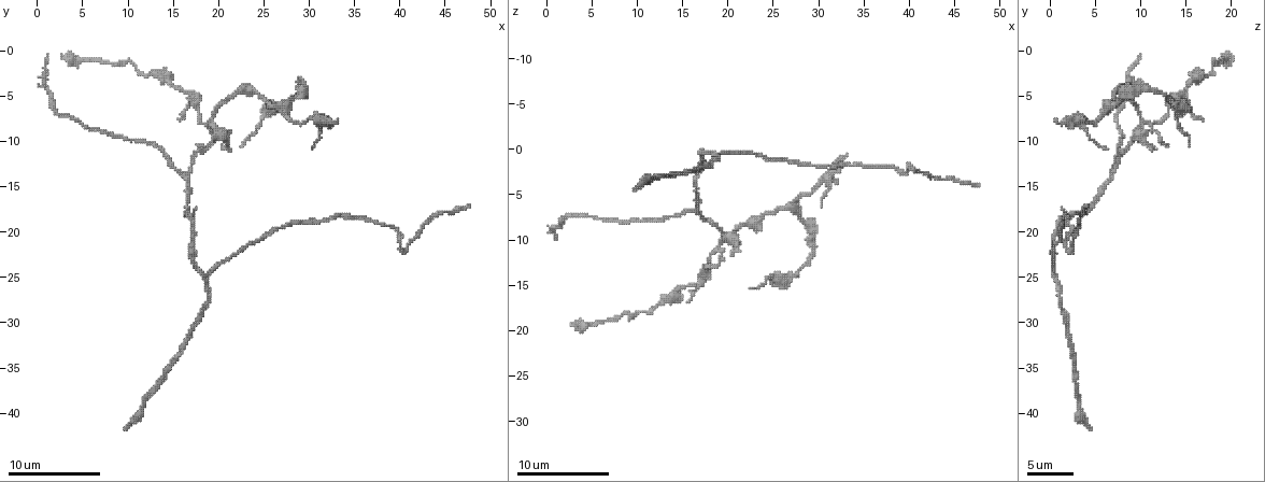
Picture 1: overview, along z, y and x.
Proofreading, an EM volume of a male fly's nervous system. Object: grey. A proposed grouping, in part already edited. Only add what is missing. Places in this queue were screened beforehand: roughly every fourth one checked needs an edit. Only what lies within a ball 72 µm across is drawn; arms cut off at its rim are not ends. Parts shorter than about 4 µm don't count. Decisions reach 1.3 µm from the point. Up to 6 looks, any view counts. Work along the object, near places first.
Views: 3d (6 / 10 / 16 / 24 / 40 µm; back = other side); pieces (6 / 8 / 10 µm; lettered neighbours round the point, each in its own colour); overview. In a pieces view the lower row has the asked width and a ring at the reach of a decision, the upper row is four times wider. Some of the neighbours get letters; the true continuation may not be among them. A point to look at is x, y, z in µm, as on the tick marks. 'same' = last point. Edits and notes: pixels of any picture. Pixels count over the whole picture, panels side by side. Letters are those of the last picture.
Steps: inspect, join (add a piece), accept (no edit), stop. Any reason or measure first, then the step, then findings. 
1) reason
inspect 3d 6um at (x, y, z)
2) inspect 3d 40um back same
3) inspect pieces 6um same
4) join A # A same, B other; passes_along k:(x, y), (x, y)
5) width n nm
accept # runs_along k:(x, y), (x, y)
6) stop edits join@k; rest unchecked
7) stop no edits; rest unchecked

inspect pieces 6um at (47.4, 17.4, 3.8)

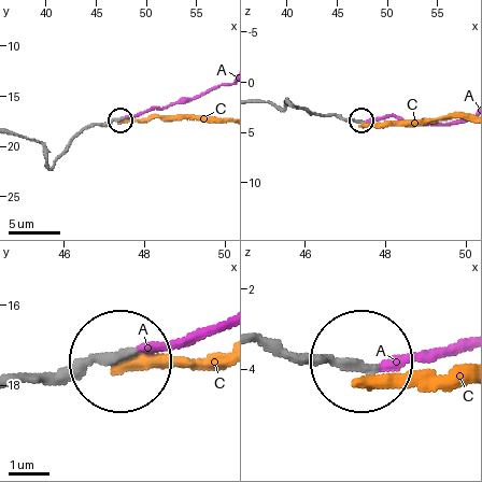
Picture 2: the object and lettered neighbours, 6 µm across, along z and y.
join A # A same, C other; it goes on there

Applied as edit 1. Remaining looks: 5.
branch stops here
inspect 3d 6um at (33.2, 7.6, 0.6)

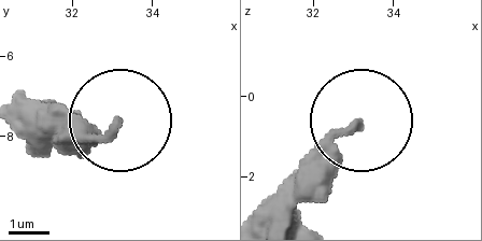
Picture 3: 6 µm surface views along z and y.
inspect pieces 8um at (33.10, 7.70, 0.75)

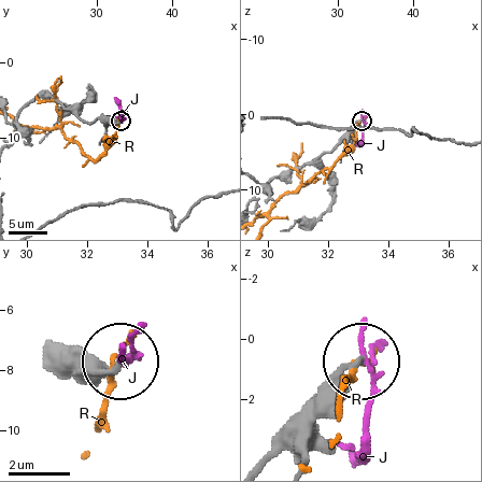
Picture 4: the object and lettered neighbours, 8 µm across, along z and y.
accept # J other, R other; runs_along 4:(68, 365), (119, 367); none of them fits

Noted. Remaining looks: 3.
free end
inspect 3d 10um at (17.6, 10.4, 13.2)

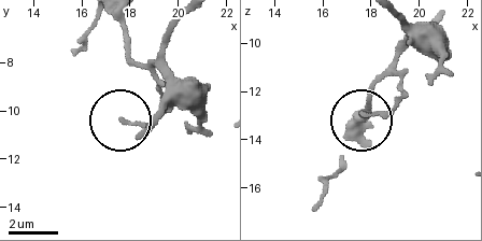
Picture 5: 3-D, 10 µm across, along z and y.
inspect pieces 10um at (17.7, 10.4, 13.0)

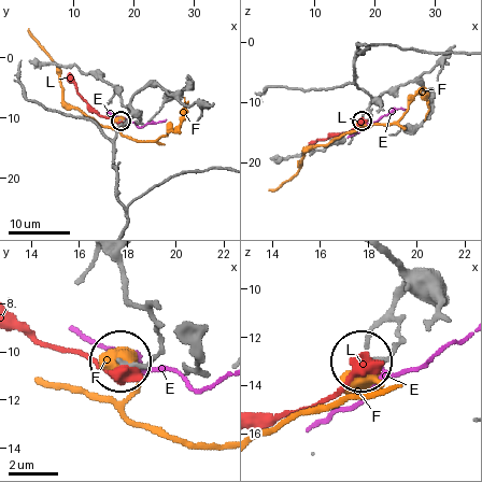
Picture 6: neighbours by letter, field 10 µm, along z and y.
accept # E other, F other, L other; none of them fits

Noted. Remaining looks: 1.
stop edits join@2; rest unchecked

